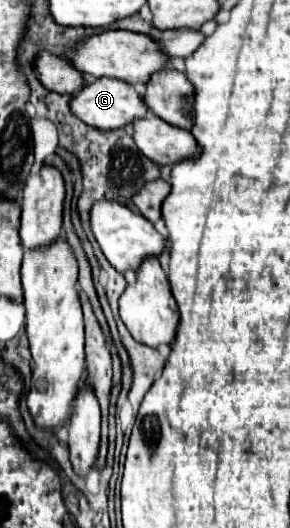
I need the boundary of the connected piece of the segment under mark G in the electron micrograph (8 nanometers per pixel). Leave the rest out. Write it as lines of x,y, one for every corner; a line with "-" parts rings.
109,77
93,79
81,91
77,91
71,99
71,109
77,117
81,117
81,121
85,121
87,125
93,125
97,129
103,129
103,131
123,129
129,123
133,123
135,119
147,117
147,113
149,113
149,107
145,105
143,95
135,87
131,87
125,81
109,79

